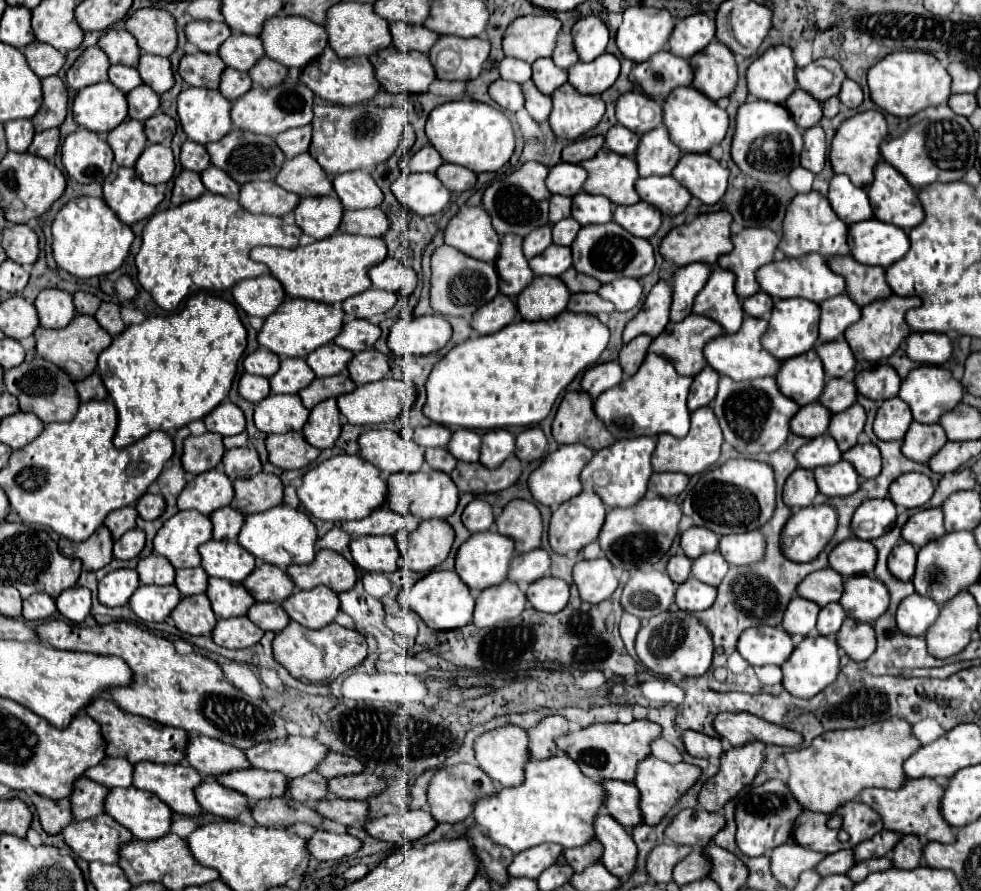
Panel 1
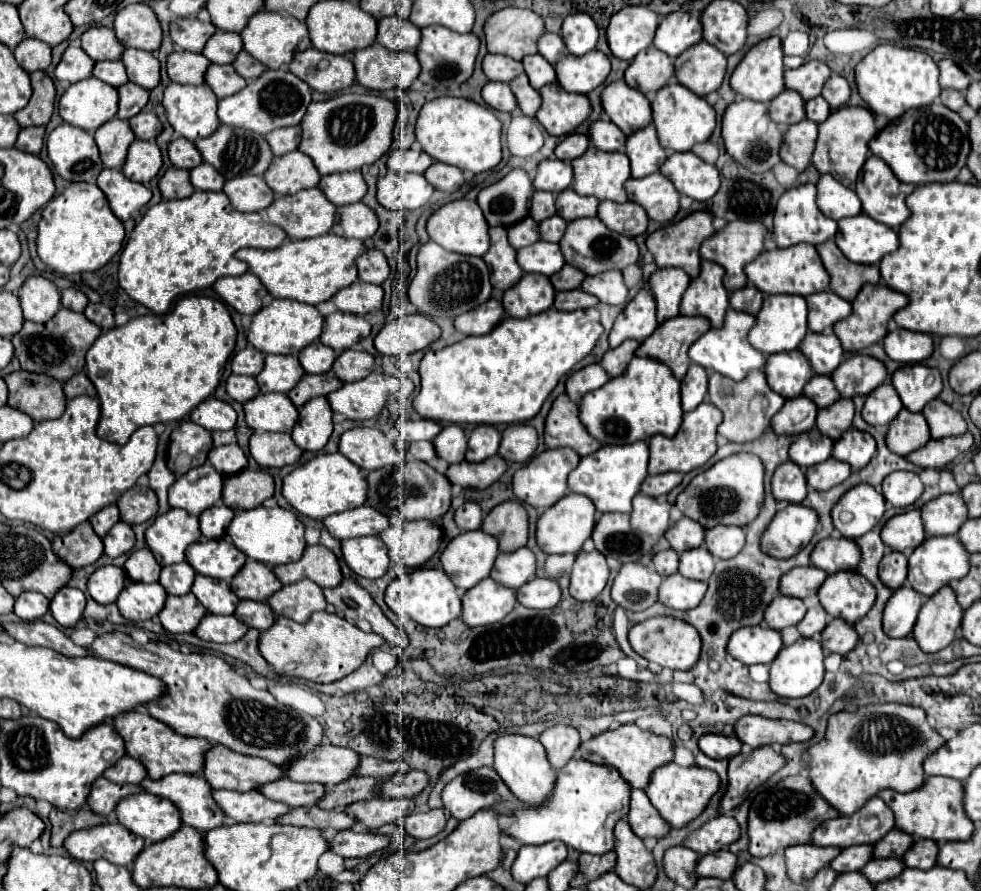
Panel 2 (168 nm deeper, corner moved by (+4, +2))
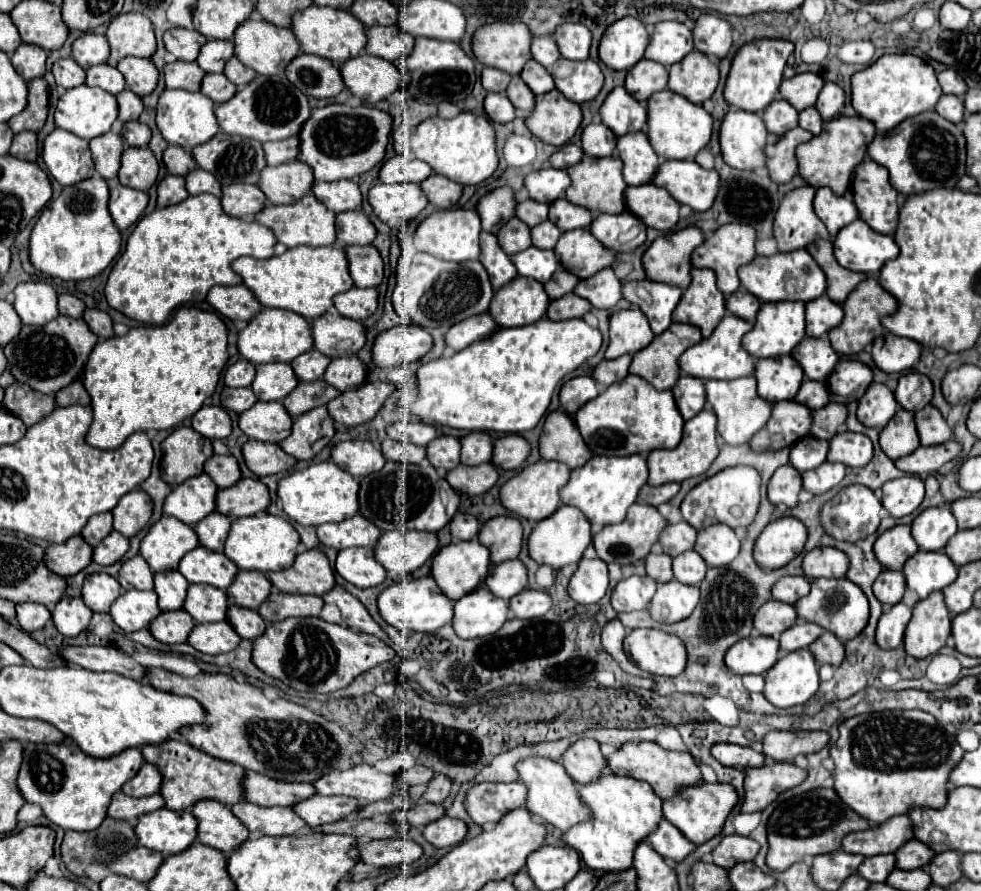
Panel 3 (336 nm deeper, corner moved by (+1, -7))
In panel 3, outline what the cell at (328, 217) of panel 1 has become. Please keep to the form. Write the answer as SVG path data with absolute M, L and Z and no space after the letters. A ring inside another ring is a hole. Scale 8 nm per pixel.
M307 195L293 205L265 207L261 213L255 215L255 221L273 229L277 241L289 249L299 247L299 245L321 247L321 245L333 245L335 243L335 213L331 209L327 209L315 195Z

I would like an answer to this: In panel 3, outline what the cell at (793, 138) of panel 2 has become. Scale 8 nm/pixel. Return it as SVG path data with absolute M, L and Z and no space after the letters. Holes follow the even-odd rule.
M795 127L787 131L779 141L767 145L767 169L771 173L771 179L775 183L789 183L799 167L797 167L797 157L795 149L801 143L807 143L813 135L807 133L801 127Z

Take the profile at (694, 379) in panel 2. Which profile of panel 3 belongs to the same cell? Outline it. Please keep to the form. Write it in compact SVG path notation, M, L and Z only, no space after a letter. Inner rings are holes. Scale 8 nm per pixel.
M681 375L677 385L671 389L675 395L675 403L685 421L693 419L705 405L705 383L691 375Z

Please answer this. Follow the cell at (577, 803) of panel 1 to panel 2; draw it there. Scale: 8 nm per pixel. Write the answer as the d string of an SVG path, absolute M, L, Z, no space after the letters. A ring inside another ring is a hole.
M570 760L568 766L564 766L562 770L556 772L558 780L556 780L556 788L550 796L550 800L538 808L522 808L516 810L512 816L516 818L516 826L506 828L506 834L510 834L512 838L522 840L524 844L546 844L552 840L560 840L566 846L584 852L584 854L598 854L602 856L604 852L612 852L614 850L614 826L618 820L622 820L628 814L630 808L630 792L632 786L626 784L624 778L620 778L620 772L616 772L616 768L612 766L604 766L604 764L592 764L588 760Z

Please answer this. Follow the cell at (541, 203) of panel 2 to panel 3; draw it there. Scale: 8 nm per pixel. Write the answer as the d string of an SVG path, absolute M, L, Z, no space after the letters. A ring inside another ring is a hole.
M527 199L527 201L519 203L517 217L523 223L527 223L529 227L535 227L535 225L539 225L539 223L543 223L547 219L547 213L549 213L549 205L539 203L535 199Z

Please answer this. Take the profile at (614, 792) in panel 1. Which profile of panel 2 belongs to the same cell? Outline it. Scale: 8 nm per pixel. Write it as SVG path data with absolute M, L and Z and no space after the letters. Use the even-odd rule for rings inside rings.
M632 790L632 804L626 820L630 822L630 828L634 830L634 834L640 838L660 840L670 832L668 822L662 820L656 808L652 808L648 796L642 790Z

